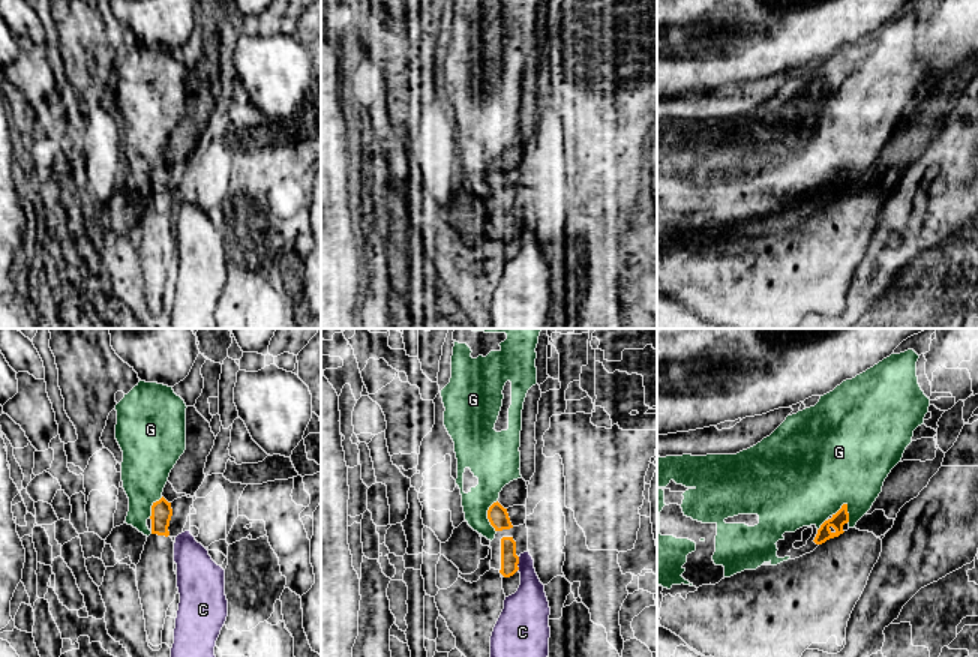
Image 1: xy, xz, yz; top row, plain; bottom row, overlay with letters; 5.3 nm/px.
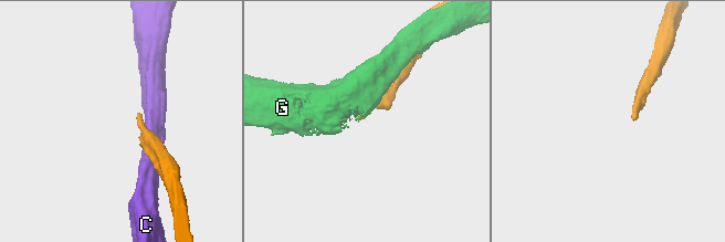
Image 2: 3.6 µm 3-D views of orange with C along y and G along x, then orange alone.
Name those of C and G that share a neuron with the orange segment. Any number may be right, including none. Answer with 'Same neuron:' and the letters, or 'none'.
Same neuron: none

